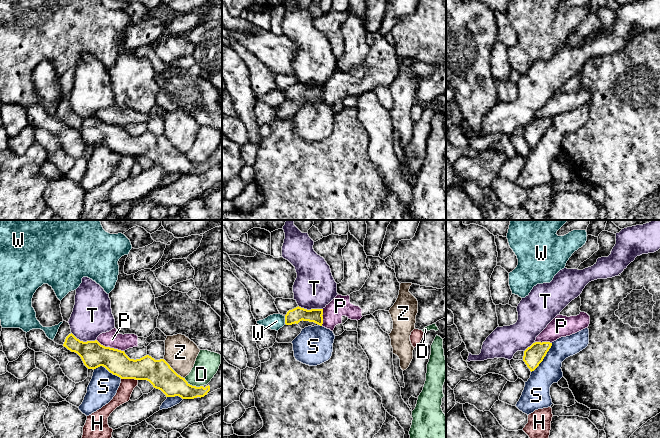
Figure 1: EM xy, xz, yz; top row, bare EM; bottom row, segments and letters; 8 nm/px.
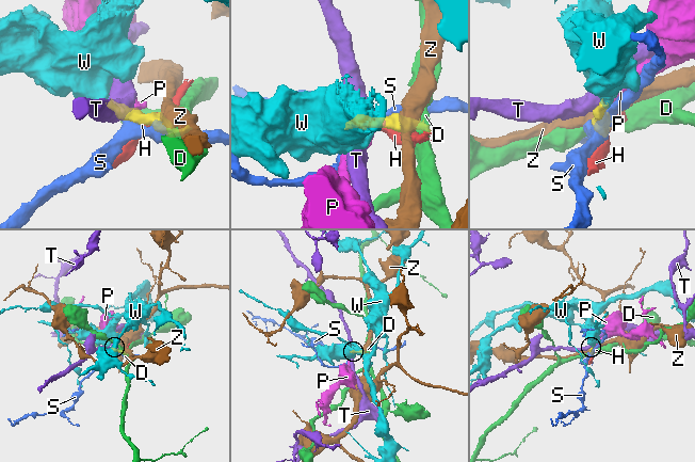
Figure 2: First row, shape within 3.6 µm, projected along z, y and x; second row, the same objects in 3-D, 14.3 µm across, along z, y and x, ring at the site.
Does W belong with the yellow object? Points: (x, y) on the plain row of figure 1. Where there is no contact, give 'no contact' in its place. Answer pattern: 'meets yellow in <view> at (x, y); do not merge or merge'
meets yellow in xz at (285, 96); do not merge

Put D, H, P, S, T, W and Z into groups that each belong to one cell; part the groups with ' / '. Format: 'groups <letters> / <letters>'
groups D / H / P / S / T / W / Z

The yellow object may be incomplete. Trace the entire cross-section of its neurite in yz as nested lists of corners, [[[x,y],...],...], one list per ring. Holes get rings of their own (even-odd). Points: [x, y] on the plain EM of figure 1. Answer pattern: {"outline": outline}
{"outline": [[[535,118],[524,127],[523,137],[531,148],[543,137],[551,122],[550,118]]]}

